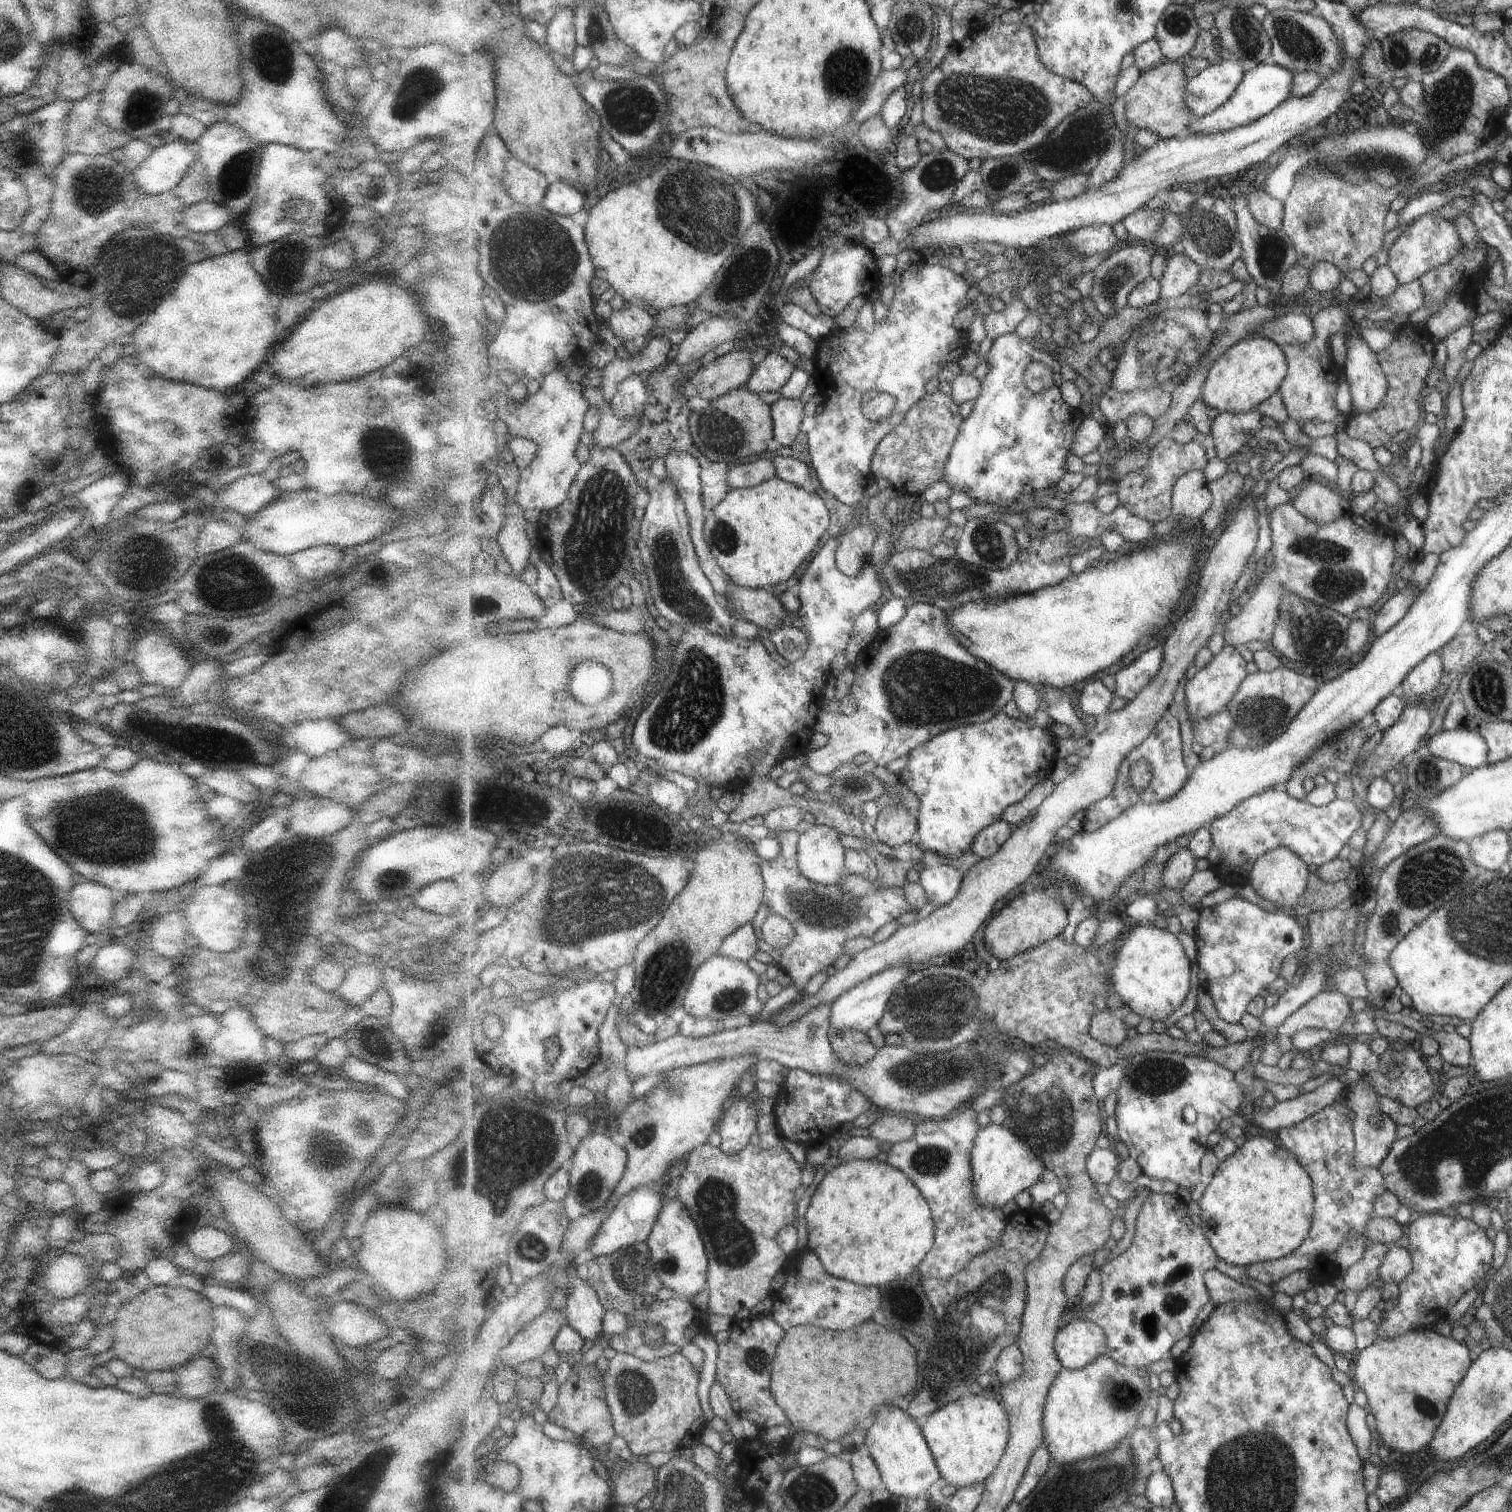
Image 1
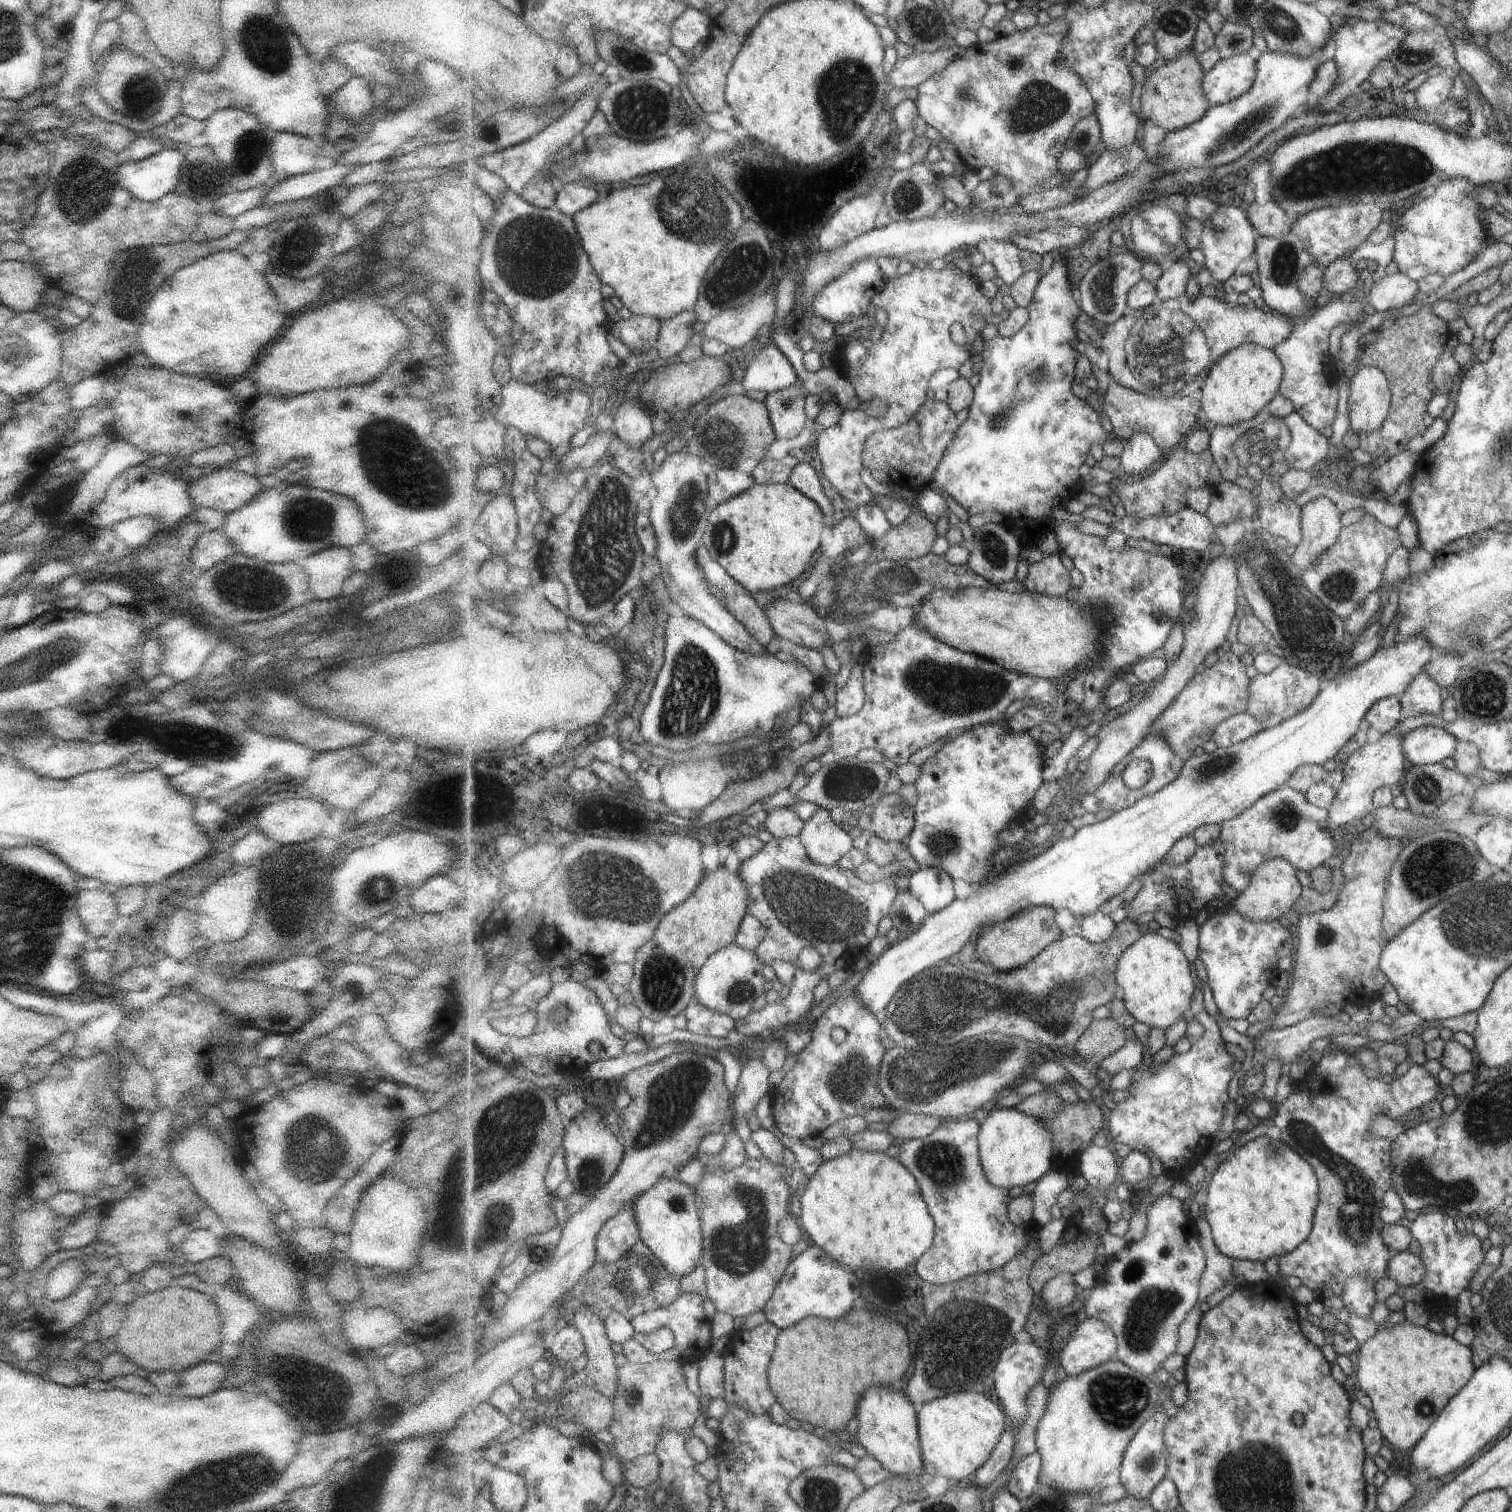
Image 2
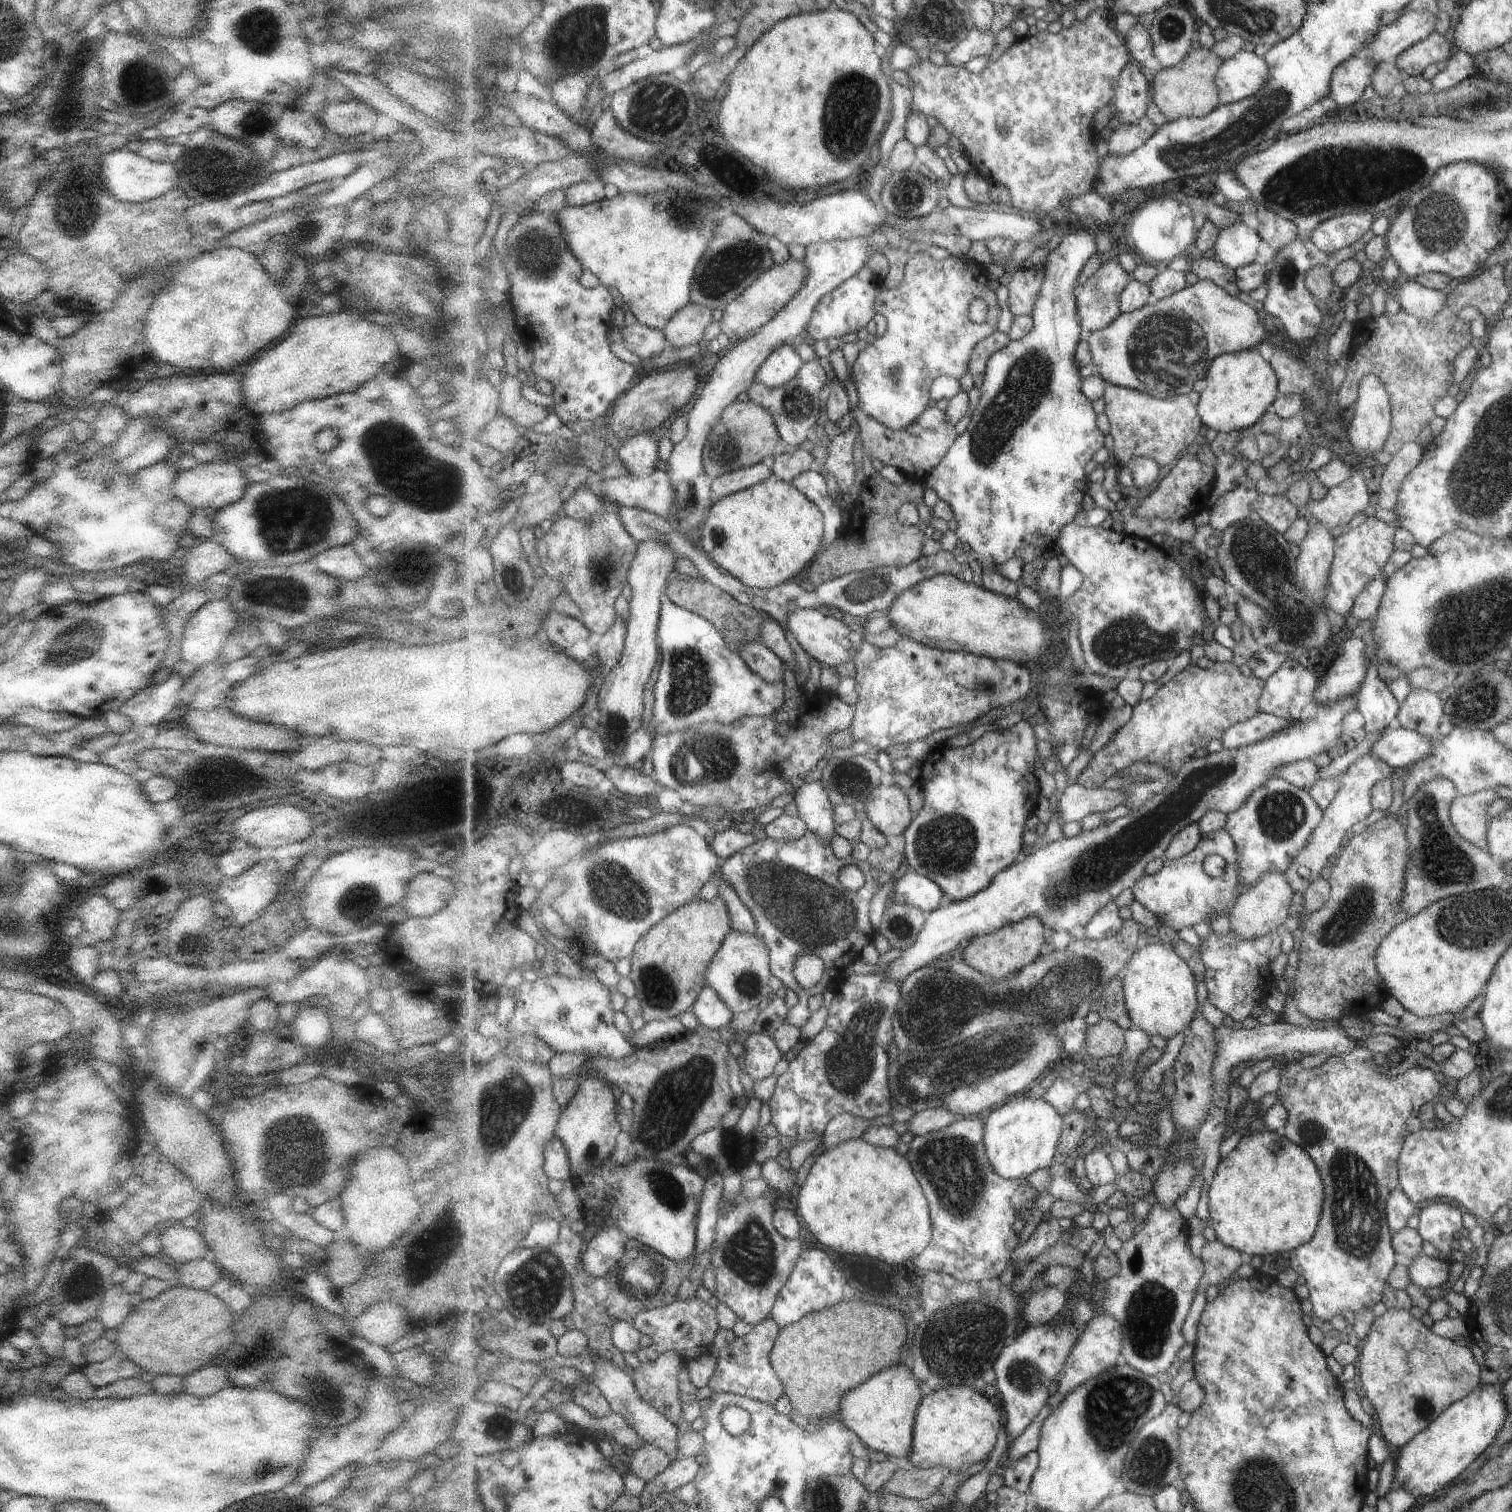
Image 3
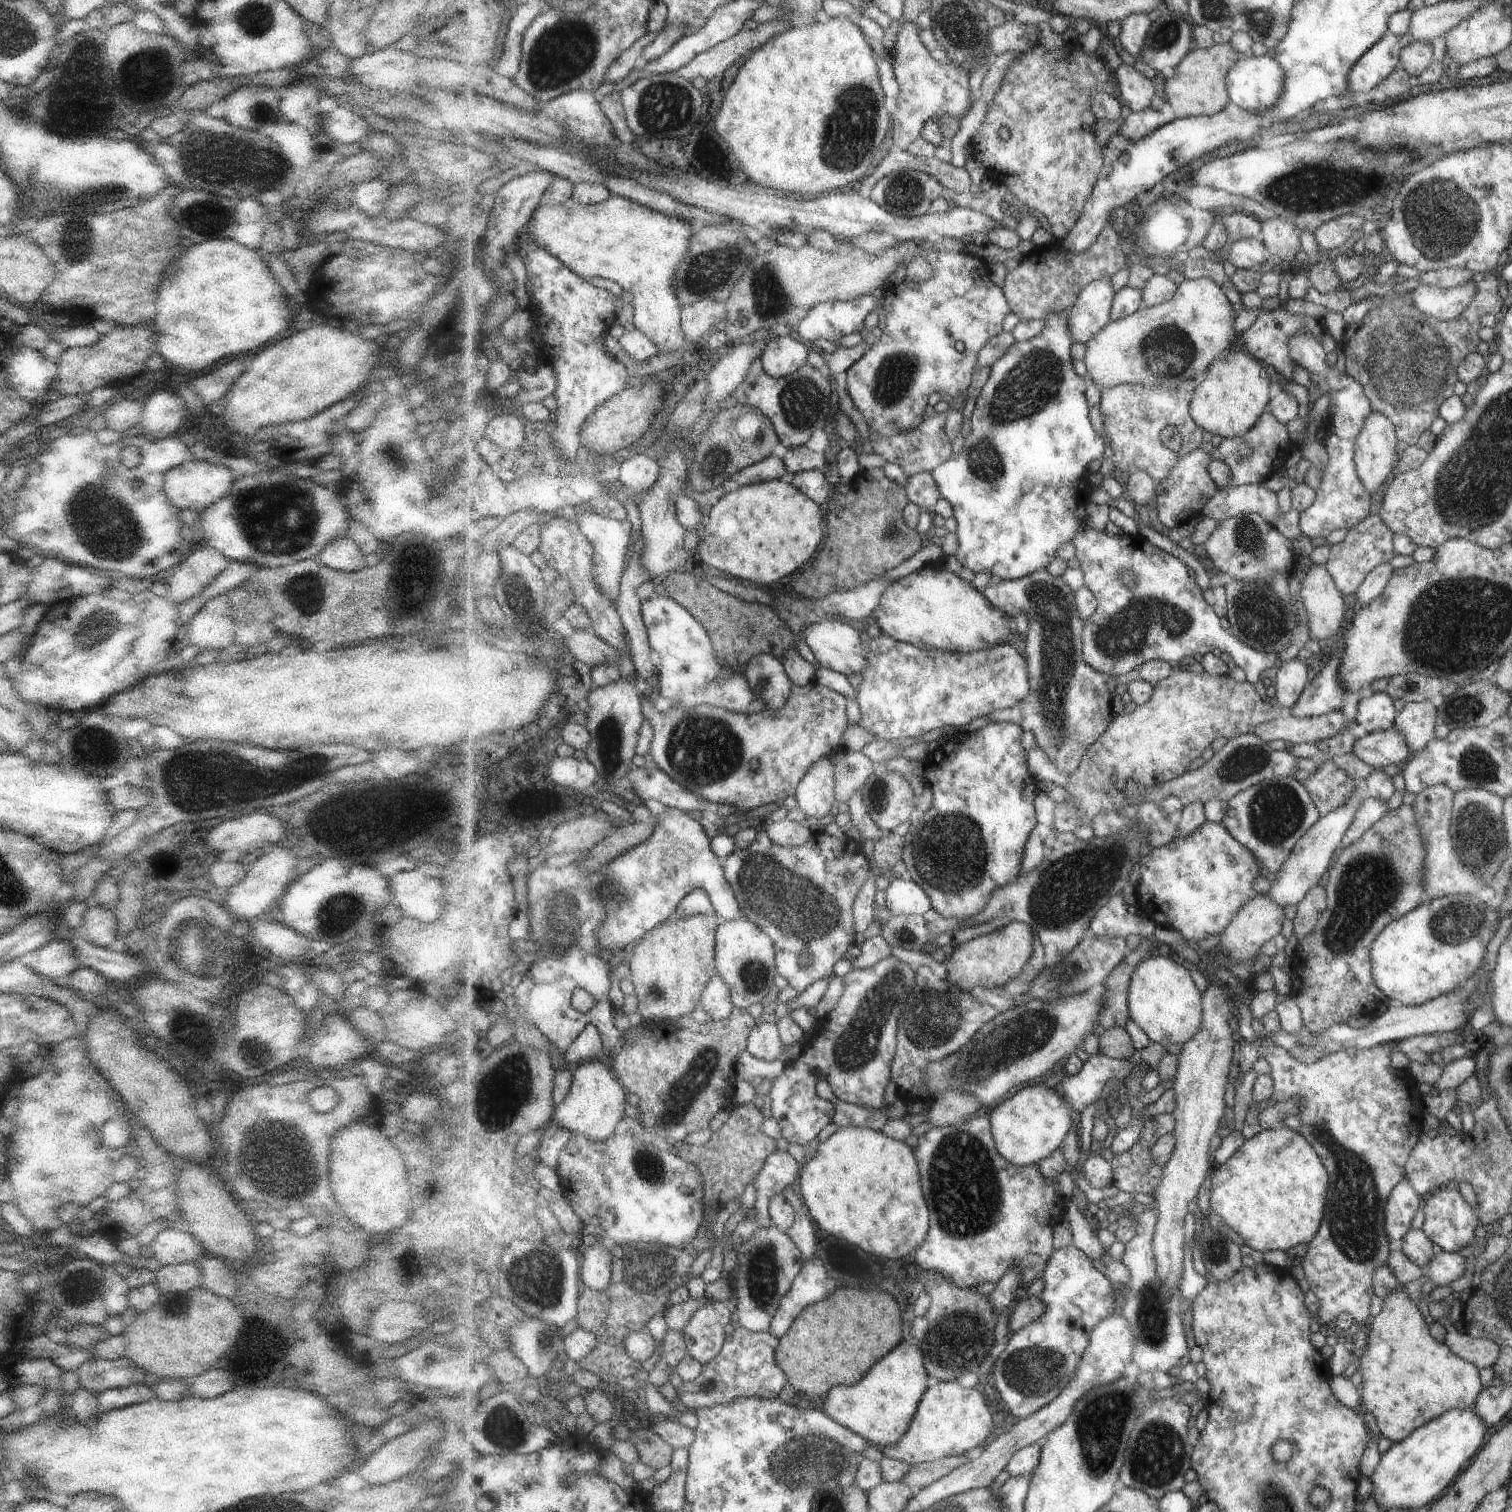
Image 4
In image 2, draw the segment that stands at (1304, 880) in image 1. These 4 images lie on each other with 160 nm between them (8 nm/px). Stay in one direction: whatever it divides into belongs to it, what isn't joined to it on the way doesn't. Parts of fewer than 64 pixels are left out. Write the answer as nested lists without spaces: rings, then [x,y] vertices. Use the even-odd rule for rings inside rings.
[[[1277,857],[1266,860],[1264,864],[1256,868],[1249,886],[1233,900],[1231,907],[1253,921],[1266,921],[1267,919],[1274,921],[1285,916],[1292,909],[1303,889],[1301,882],[1297,880],[1297,869],[1293,863]]]

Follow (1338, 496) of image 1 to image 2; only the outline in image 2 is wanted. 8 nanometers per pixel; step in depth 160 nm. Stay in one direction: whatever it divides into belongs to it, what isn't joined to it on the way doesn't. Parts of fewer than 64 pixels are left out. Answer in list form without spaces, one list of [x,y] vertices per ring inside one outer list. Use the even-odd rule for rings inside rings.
[[[1318,496],[1302,507],[1303,541],[1296,547],[1292,555],[1292,561],[1301,569],[1308,569],[1340,540],[1341,524],[1340,507],[1326,496]]]

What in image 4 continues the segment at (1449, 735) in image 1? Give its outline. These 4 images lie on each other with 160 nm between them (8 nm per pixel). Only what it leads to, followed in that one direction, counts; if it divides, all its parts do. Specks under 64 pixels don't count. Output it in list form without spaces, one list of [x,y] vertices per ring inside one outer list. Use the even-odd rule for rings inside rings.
[[[1392,728],[1373,731],[1357,739],[1353,752],[1365,764],[1380,769],[1389,764],[1401,766],[1411,756],[1404,738]]]

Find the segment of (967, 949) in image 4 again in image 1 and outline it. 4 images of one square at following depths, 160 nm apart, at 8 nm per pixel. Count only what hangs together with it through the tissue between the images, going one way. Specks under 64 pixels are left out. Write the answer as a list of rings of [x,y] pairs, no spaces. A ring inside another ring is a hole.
[[[1045,888],[1043,892],[1033,890],[1013,898],[1003,910],[996,912],[984,928],[988,952],[1000,962],[1008,961],[1018,954],[1034,949],[1047,941],[1064,935],[1067,926],[1067,910],[1063,908],[1055,891]]]

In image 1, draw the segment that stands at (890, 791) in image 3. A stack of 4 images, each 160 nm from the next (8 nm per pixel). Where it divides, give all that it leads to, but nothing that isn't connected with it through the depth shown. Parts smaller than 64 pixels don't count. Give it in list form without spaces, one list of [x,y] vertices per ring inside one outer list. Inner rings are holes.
[[[901,803],[897,805],[887,804],[873,822],[873,841],[883,842],[896,848],[907,842],[914,842],[915,834],[920,829],[918,818],[915,818]]]

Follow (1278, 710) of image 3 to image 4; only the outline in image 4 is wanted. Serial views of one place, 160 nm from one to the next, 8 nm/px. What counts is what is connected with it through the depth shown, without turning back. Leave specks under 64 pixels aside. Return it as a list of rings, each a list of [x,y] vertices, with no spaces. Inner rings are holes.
[[[1295,657],[1278,666],[1275,684],[1276,695],[1273,699],[1283,709],[1291,708],[1300,700],[1309,682],[1307,664],[1303,659]]]

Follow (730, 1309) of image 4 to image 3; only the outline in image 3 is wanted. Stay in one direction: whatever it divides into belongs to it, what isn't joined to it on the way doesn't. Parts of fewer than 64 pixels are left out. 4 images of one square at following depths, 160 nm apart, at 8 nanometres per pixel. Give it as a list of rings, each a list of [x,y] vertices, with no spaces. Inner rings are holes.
[[[689,1299],[673,1301],[664,1307],[647,1309],[639,1313],[632,1322],[645,1336],[651,1337],[652,1343],[643,1346],[635,1354],[641,1363],[648,1363],[668,1350],[678,1350],[683,1356],[689,1350],[697,1350],[701,1346],[707,1348],[707,1352],[715,1346],[715,1336],[719,1332],[720,1319],[717,1318],[717,1309],[709,1306],[707,1301],[701,1299]]]

